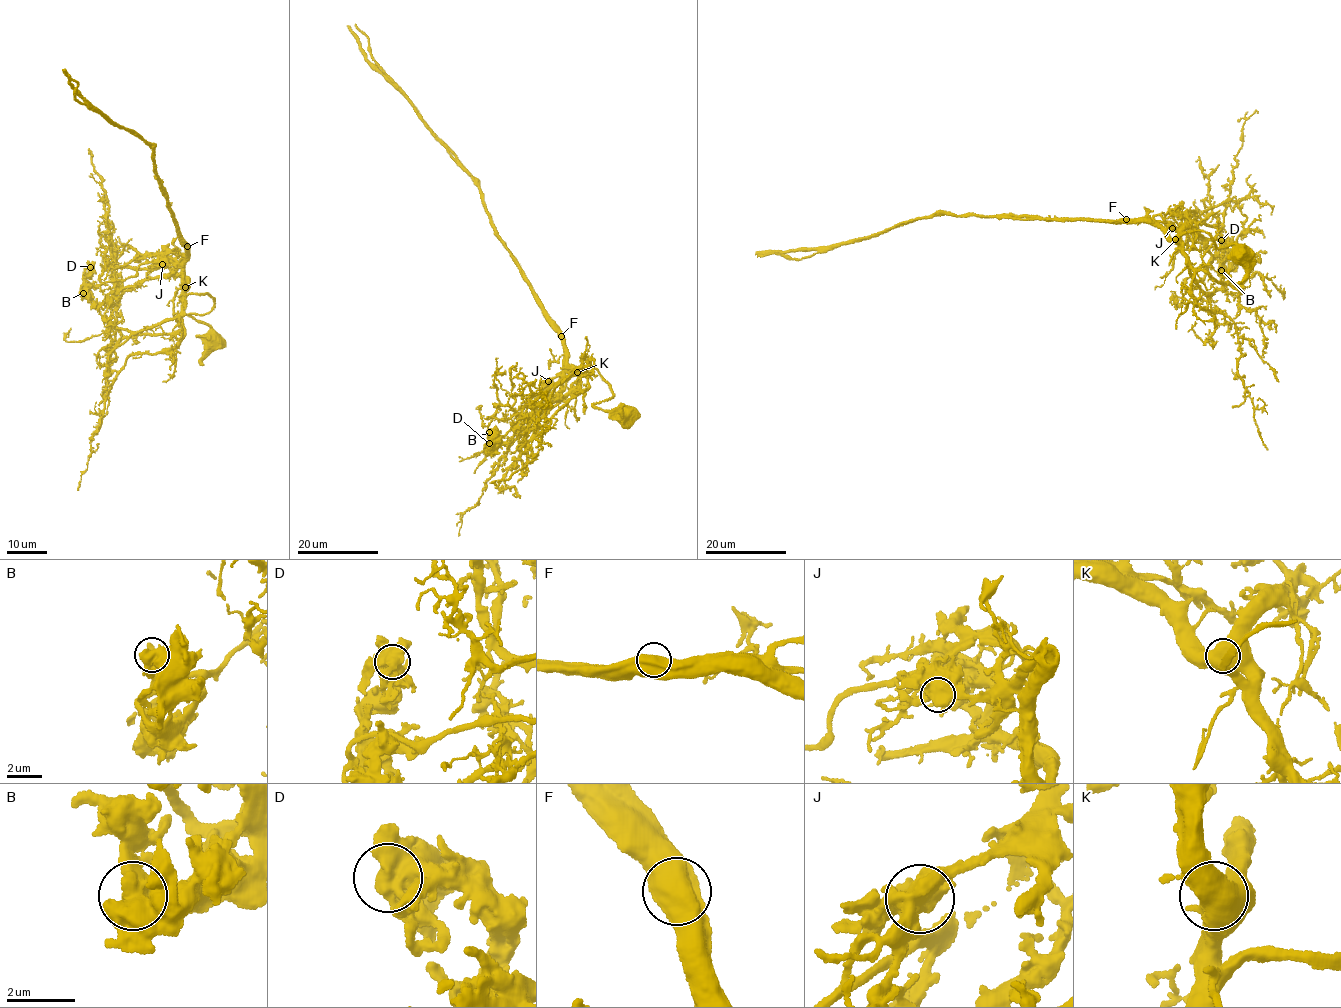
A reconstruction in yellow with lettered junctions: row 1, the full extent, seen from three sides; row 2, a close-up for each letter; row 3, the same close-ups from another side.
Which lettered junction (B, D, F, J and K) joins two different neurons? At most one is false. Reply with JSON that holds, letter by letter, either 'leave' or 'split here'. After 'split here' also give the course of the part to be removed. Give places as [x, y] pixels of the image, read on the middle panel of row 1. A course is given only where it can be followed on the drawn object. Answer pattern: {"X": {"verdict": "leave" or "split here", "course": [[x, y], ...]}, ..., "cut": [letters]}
{"B": {"verdict": "leave"}, "D": {"verdict": "leave"}, "F": {"verdict": "split here", "course": [[562, 335], [498, 234], [480, 184], [450, 155], [419, 117], [415, 106], [373, 59], [368, 38], [355, 24]]}, "J": {"verdict": "leave"}, "K": {"verdict": "leave"}, "cut": ["F"]}

